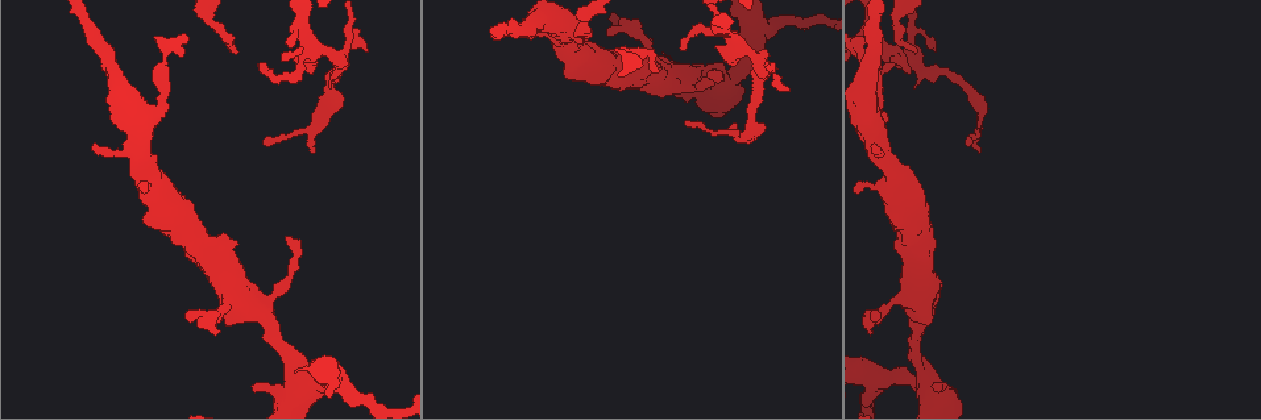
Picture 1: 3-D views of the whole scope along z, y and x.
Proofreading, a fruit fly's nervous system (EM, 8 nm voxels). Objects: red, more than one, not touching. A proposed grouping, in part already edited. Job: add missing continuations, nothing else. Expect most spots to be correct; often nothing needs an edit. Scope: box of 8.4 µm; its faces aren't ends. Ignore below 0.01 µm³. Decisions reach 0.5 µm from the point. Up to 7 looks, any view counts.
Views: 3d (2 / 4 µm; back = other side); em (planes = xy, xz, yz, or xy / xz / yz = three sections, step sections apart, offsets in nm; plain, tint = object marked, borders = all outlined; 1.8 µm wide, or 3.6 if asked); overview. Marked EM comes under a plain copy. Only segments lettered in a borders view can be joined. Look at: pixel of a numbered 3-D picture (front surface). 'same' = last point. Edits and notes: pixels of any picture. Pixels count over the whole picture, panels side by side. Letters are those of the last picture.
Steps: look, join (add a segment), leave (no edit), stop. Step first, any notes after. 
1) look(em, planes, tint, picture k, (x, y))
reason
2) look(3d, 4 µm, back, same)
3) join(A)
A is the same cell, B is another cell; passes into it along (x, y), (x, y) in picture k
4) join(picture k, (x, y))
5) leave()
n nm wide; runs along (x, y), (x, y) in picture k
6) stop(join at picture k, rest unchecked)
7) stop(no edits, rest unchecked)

look(em, xy, step 16, borders, picture 1, (876, 145))
free end

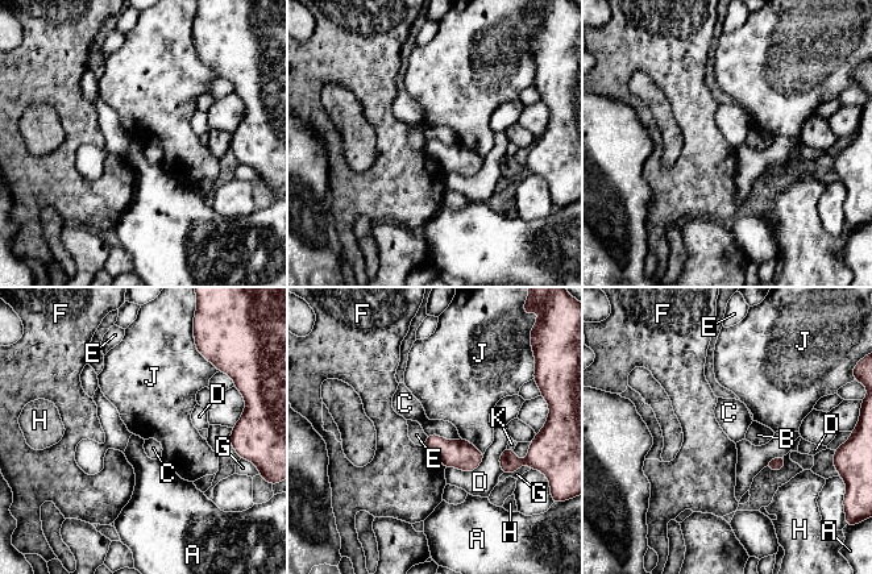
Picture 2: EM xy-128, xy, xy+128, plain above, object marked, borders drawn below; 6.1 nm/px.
leave()
A, B, C, D, E, F, G, H, J and K are other cells; border along (427, 435), (460, 437) in picture 2; no lettered segment goes on from it

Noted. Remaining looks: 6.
look(3d, 4 µm, picture 1, (657, 70))
thin end

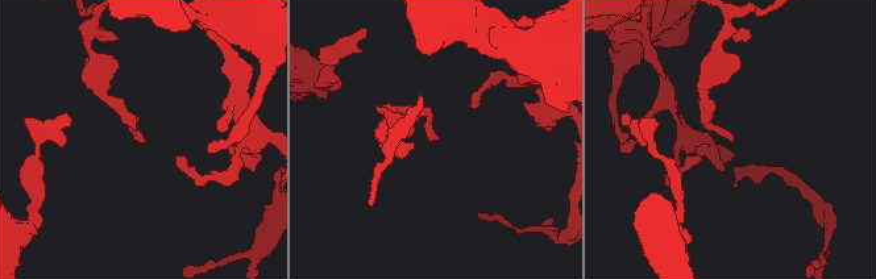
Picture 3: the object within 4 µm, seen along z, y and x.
look(em, xz, step 8, tint, picture 3, (438, 139))

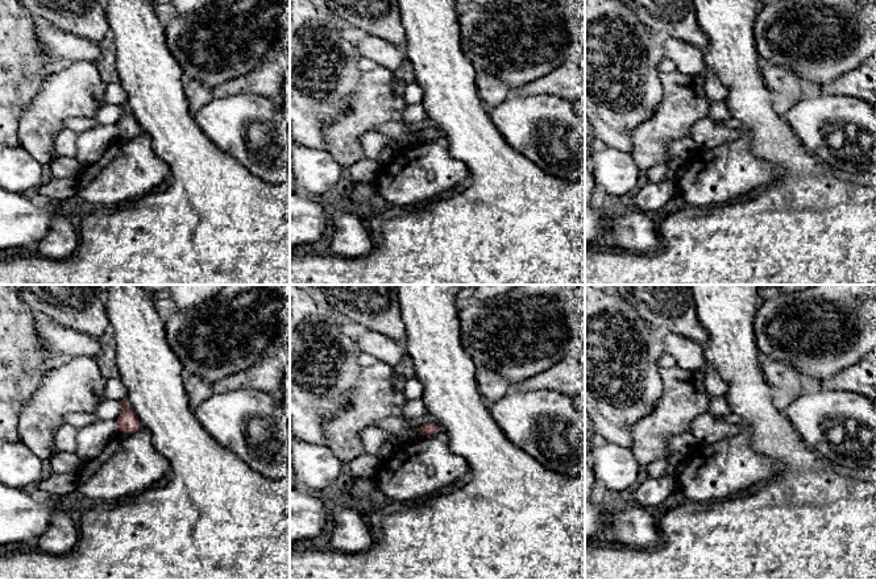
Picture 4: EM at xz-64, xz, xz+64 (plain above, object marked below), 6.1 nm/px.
look(em, xz, step 8, borders, same)

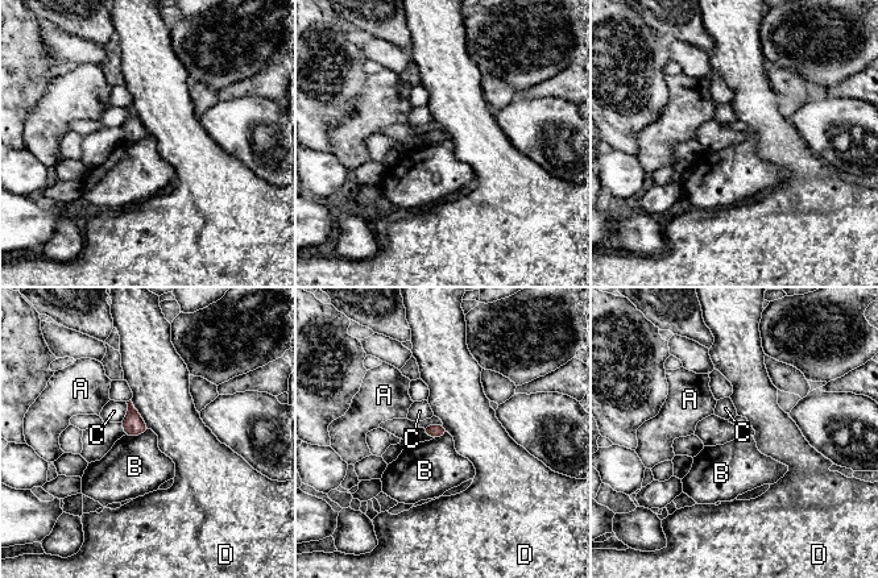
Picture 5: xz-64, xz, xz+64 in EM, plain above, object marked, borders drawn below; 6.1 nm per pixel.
leave()
80 nm wide; A, B, C and D are other cells; none of them fits

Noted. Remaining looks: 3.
look(3d, 4 µm, picture 1, (915, 30))
sharp bend

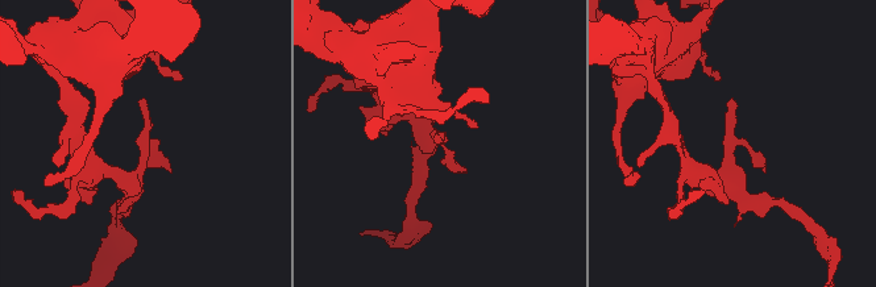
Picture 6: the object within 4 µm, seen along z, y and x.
look(em, planes, tint, picture 6, (444, 144))
need the tissue

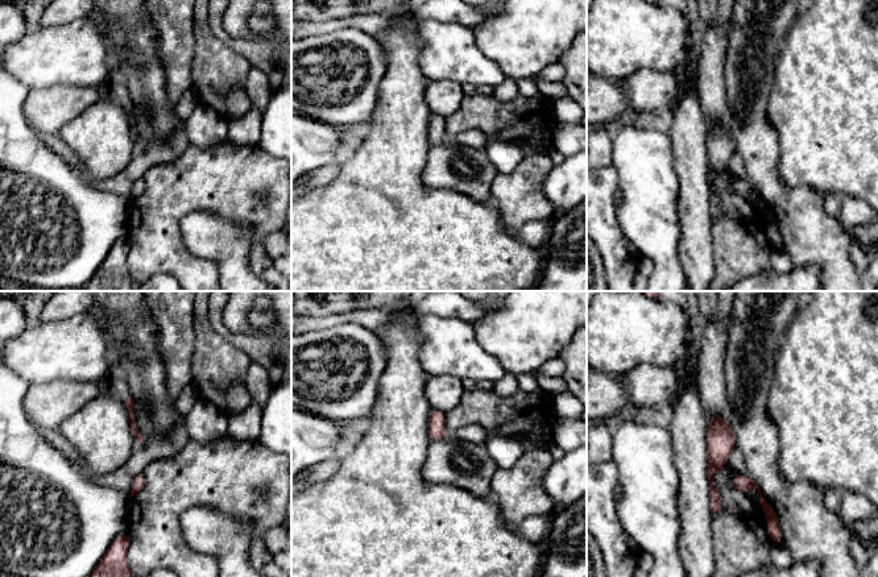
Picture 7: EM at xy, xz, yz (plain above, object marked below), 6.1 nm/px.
look(em, planes, borders, same)

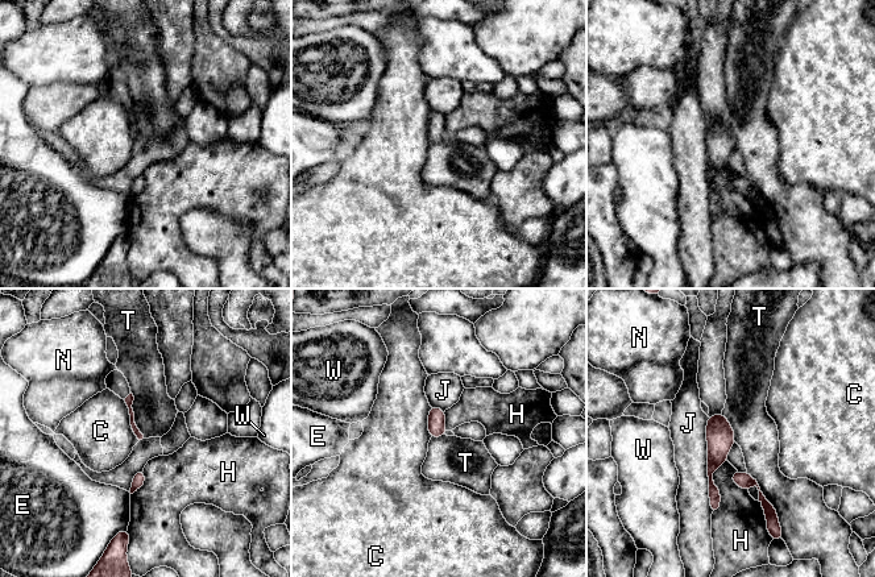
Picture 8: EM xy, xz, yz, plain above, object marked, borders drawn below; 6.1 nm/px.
leave()
C, E, H, J, N, T and W are other cells; runs along (721, 418), (710, 469), (713, 507) in picture 8; none of them fits

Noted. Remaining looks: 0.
stop(no edits, rest unchecked)

